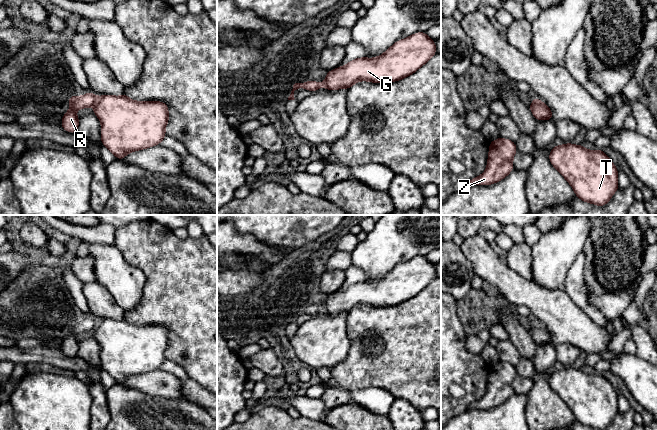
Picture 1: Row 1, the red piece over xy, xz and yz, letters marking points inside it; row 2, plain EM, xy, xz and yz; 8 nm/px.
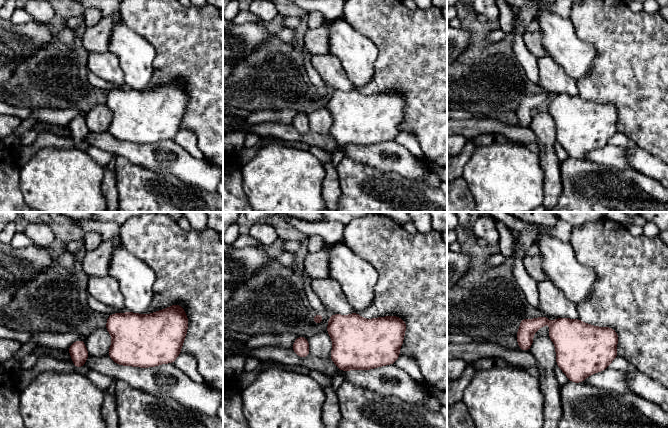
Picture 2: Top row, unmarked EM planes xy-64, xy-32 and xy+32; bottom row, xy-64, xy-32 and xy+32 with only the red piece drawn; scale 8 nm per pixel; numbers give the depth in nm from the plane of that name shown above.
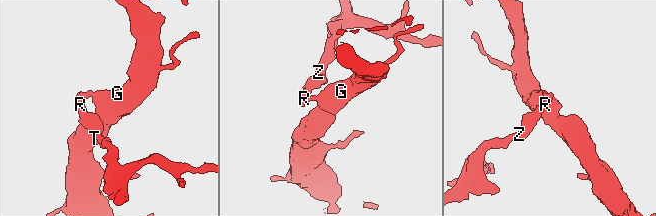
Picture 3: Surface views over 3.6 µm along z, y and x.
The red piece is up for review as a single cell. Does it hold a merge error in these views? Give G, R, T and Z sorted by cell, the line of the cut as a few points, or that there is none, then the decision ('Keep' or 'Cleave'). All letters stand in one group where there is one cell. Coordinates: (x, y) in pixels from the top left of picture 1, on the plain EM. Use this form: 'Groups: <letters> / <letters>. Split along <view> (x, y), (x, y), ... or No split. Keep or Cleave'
Groups: G T / R Z. Split along xy (98, 321), (94, 328). Cleave

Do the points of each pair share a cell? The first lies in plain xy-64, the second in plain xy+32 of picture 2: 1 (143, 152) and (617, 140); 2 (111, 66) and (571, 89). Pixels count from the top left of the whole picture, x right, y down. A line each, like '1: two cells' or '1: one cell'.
1: two cells
2: one cell

